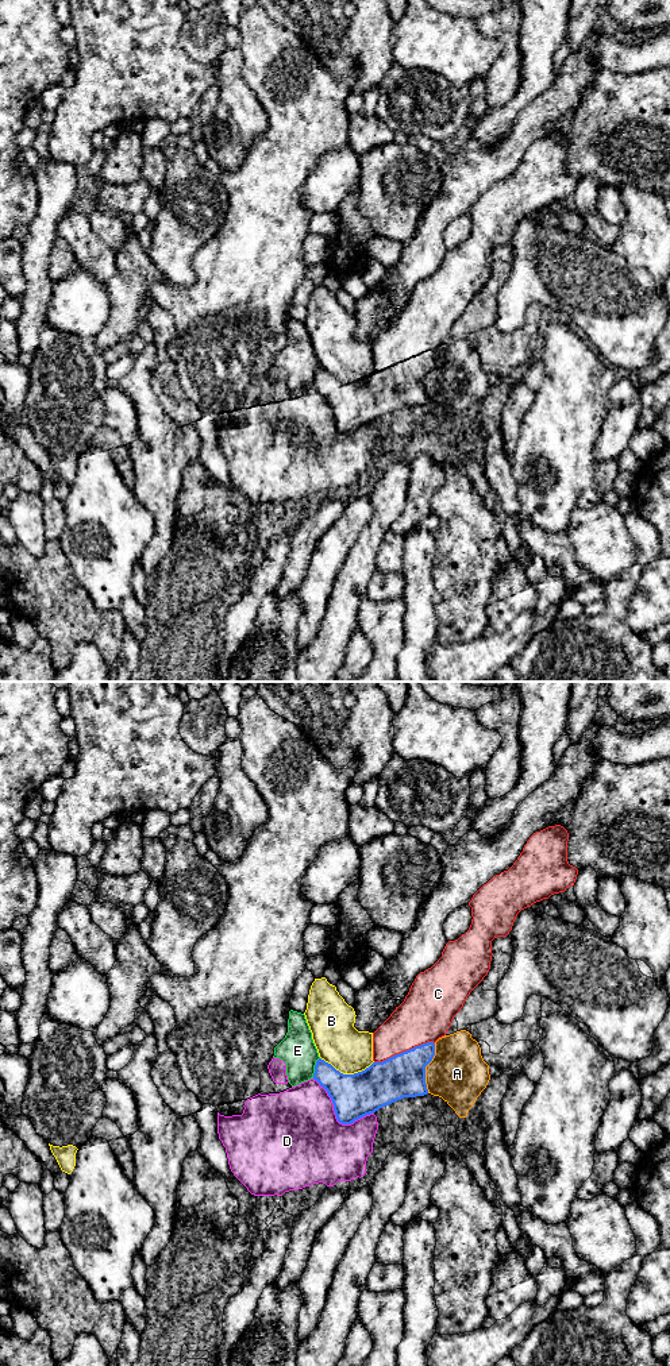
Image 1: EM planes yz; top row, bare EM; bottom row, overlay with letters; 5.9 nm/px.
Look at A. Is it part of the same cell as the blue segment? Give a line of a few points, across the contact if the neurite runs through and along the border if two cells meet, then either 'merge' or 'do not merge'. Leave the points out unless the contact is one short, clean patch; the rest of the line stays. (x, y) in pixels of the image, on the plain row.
line yz (435, 352), (435, 363), (426, 375), (427, 401); do not merge

